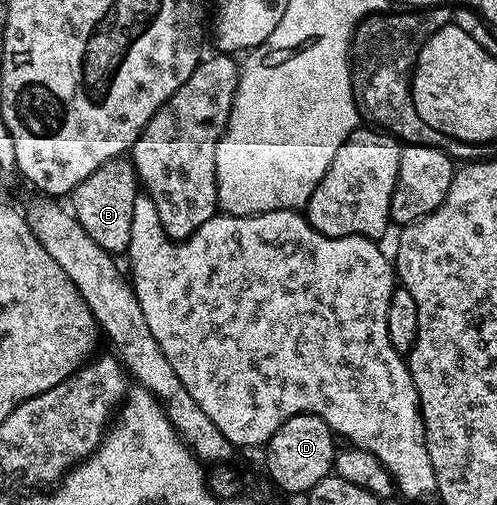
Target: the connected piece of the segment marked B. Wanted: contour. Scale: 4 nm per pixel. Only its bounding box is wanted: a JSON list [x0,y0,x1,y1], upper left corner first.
[71,161,139,257]

